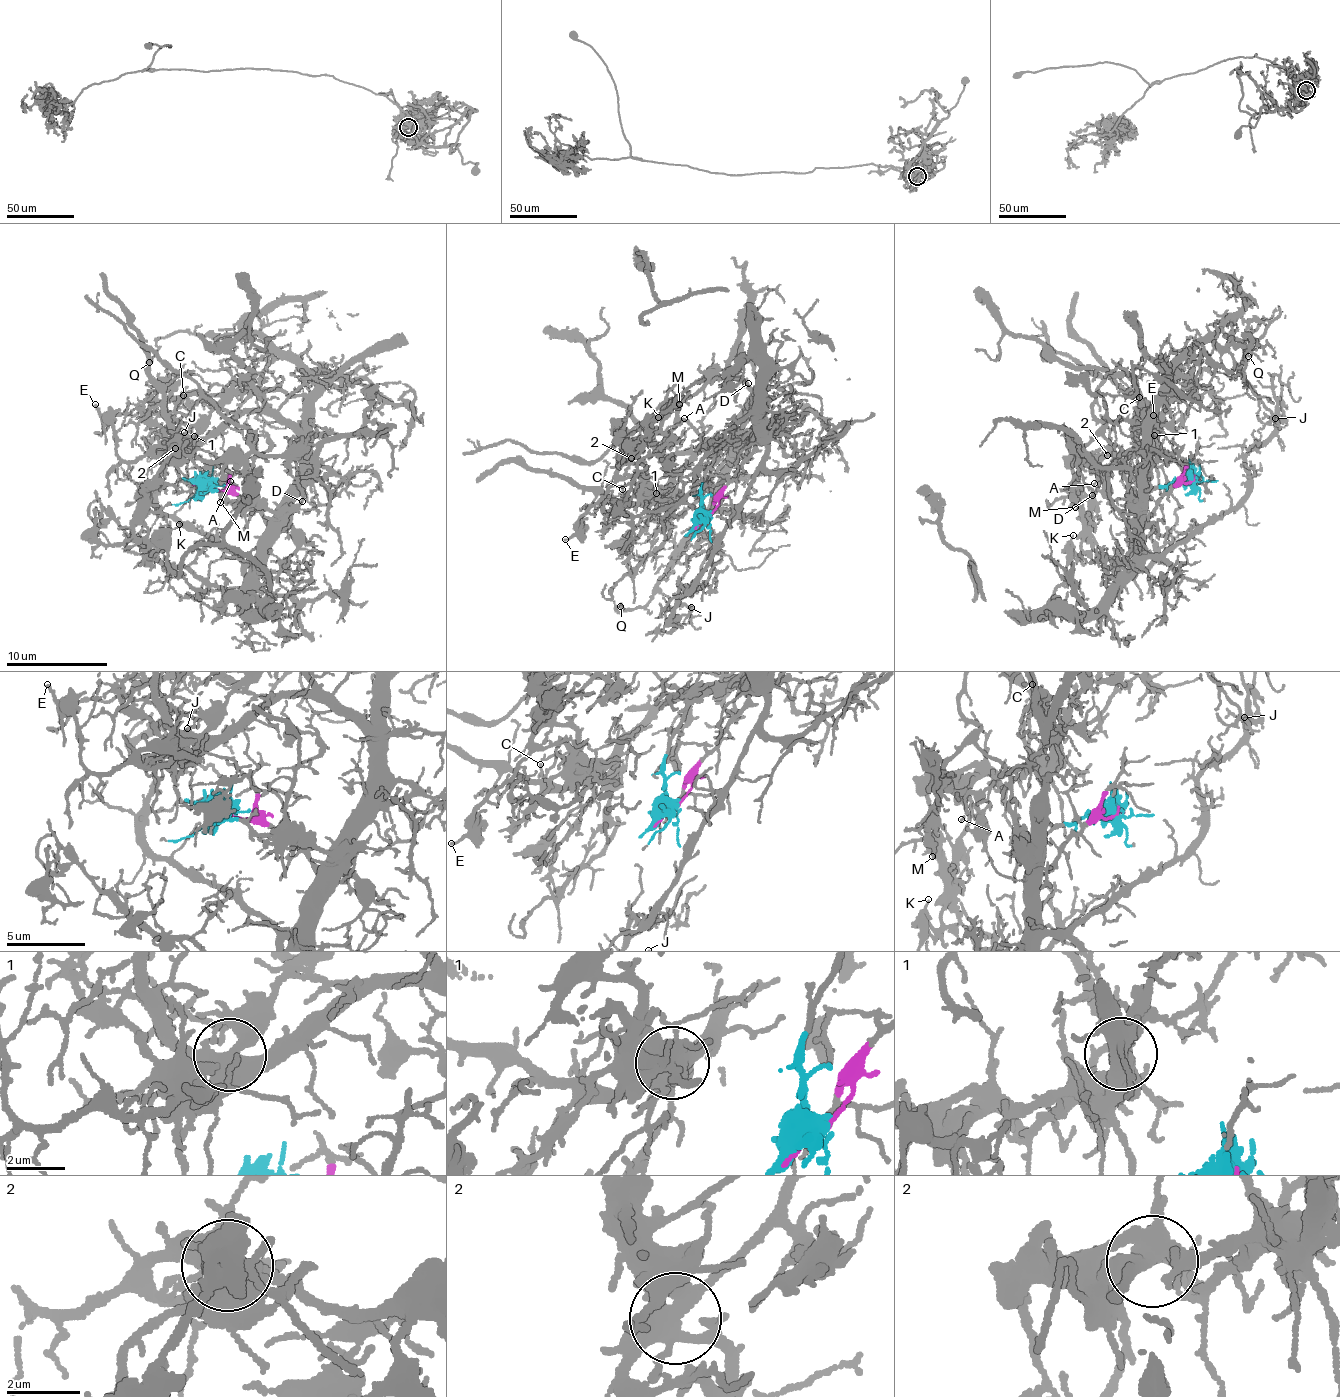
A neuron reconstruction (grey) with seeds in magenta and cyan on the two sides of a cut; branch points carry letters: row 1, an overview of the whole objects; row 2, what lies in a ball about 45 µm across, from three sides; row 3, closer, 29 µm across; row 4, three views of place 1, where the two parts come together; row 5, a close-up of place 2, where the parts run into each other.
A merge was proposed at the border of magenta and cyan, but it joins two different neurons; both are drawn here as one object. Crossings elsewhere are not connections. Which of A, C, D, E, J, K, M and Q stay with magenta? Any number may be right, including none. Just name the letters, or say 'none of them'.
C, J, Q

